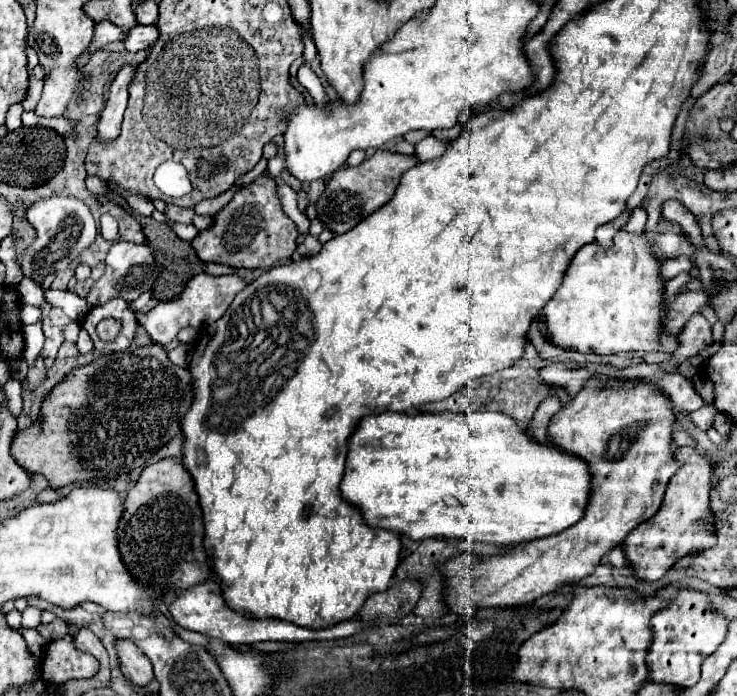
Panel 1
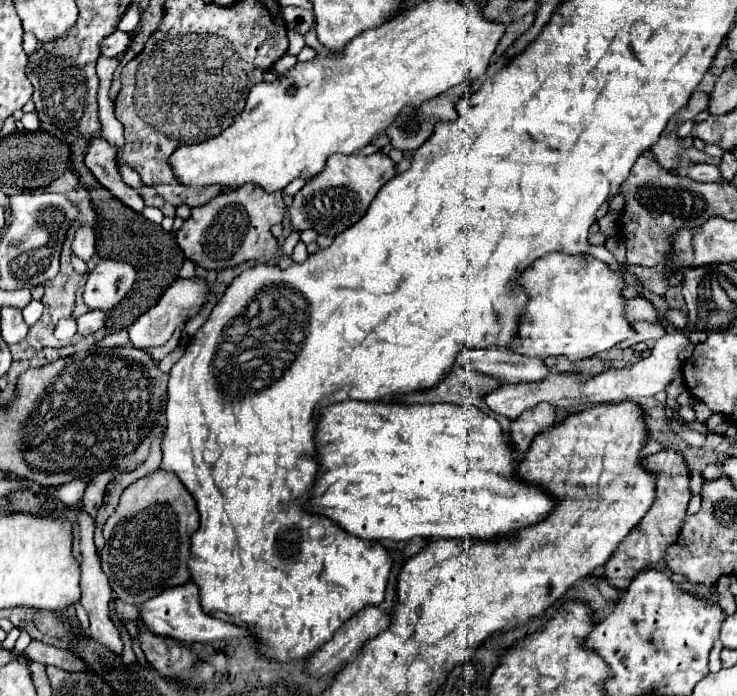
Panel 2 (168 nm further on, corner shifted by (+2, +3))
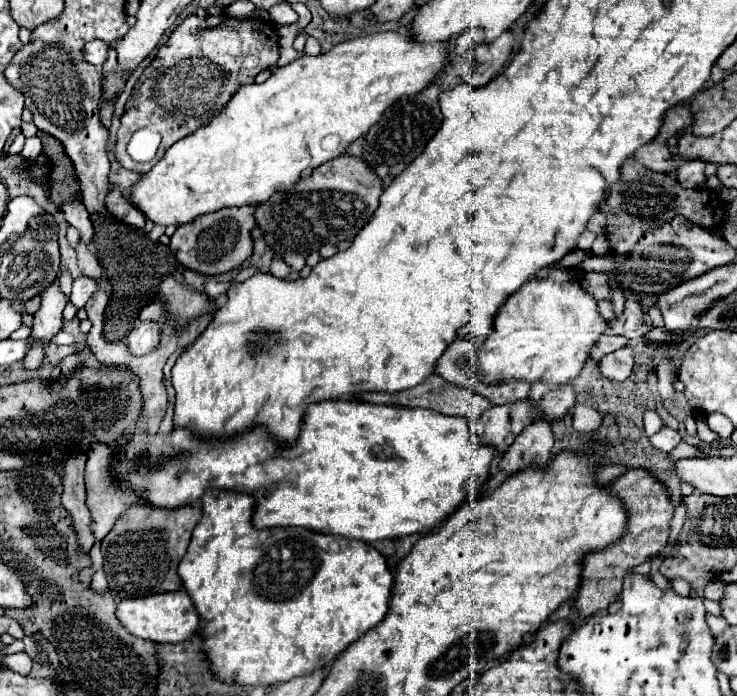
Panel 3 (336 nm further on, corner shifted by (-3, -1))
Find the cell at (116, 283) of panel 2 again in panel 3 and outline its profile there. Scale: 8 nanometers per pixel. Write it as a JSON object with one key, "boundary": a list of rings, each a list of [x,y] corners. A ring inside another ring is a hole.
{"boundary":[[[86,276],[76,278],[74,284],[72,284],[72,294],[70,294],[72,306],[74,306],[74,308],[82,308],[96,288],[98,288],[98,286],[96,286],[94,280],[90,280],[90,278],[86,278]]]}

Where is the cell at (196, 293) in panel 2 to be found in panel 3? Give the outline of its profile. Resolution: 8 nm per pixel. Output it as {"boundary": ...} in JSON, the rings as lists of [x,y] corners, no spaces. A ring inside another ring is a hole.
{"boundary":[[[140,322],[128,334],[128,352],[132,356],[144,356],[158,346],[160,340],[160,324],[158,322]]]}

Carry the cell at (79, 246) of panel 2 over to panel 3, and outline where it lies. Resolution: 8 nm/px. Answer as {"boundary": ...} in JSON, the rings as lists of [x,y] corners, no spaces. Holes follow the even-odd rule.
{"boundary":[[[72,198],[70,202],[64,202],[64,204],[62,204],[62,210],[64,210],[64,218],[66,218],[66,222],[68,222],[70,226],[78,228],[82,242],[88,244],[88,242],[92,240],[94,228],[92,228],[90,216],[88,216],[86,208],[82,206],[80,198]]]}

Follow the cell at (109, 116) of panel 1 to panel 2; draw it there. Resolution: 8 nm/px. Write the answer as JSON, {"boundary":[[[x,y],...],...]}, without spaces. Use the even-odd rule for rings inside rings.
{"boundary":[[[95,134],[93,142],[89,144],[87,156],[85,156],[85,166],[93,172],[93,176],[99,180],[101,186],[105,186],[115,198],[119,198],[123,204],[133,208],[135,212],[143,210],[143,198],[121,180],[117,162],[115,162],[115,146],[109,144],[103,134]]]}

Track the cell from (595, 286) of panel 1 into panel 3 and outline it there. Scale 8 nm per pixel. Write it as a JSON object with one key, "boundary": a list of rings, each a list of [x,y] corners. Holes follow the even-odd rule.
{"boundary":[[[554,268],[544,280],[530,280],[516,290],[498,310],[494,332],[472,352],[472,374],[484,384],[522,380],[558,388],[570,384],[588,360],[590,348],[608,324],[600,318],[596,300],[582,290],[574,270]]]}

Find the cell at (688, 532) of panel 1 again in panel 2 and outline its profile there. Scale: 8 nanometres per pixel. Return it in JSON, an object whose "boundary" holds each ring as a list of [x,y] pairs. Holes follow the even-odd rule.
{"boundary":[[[663,450],[659,454],[643,458],[643,466],[651,472],[657,472],[657,476],[659,476],[657,478],[657,498],[655,498],[651,510],[647,512],[647,516],[627,534],[627,538],[617,546],[617,550],[605,564],[603,576],[607,576],[607,580],[617,588],[627,588],[631,584],[631,578],[635,578],[635,574],[639,574],[639,570],[647,570],[665,558],[667,548],[673,546],[675,540],[679,540],[679,532],[685,522],[687,506],[691,500],[691,490],[689,490],[691,472],[687,470],[687,460],[683,458],[683,454],[679,454],[675,450]]]}

